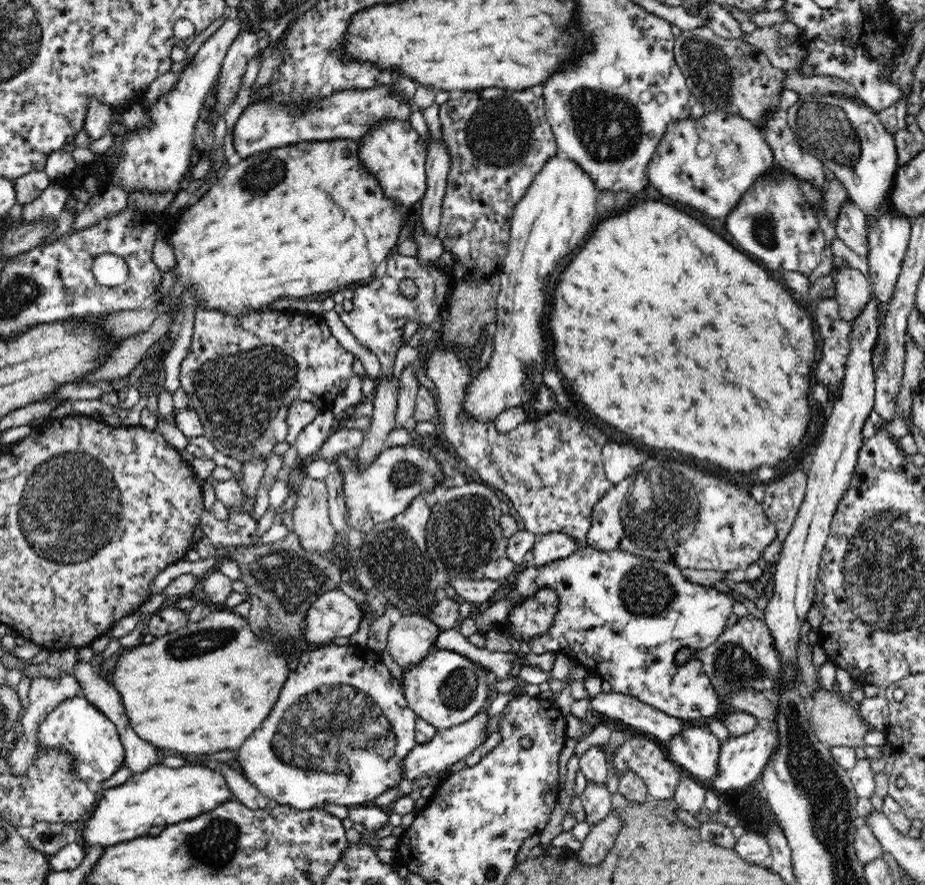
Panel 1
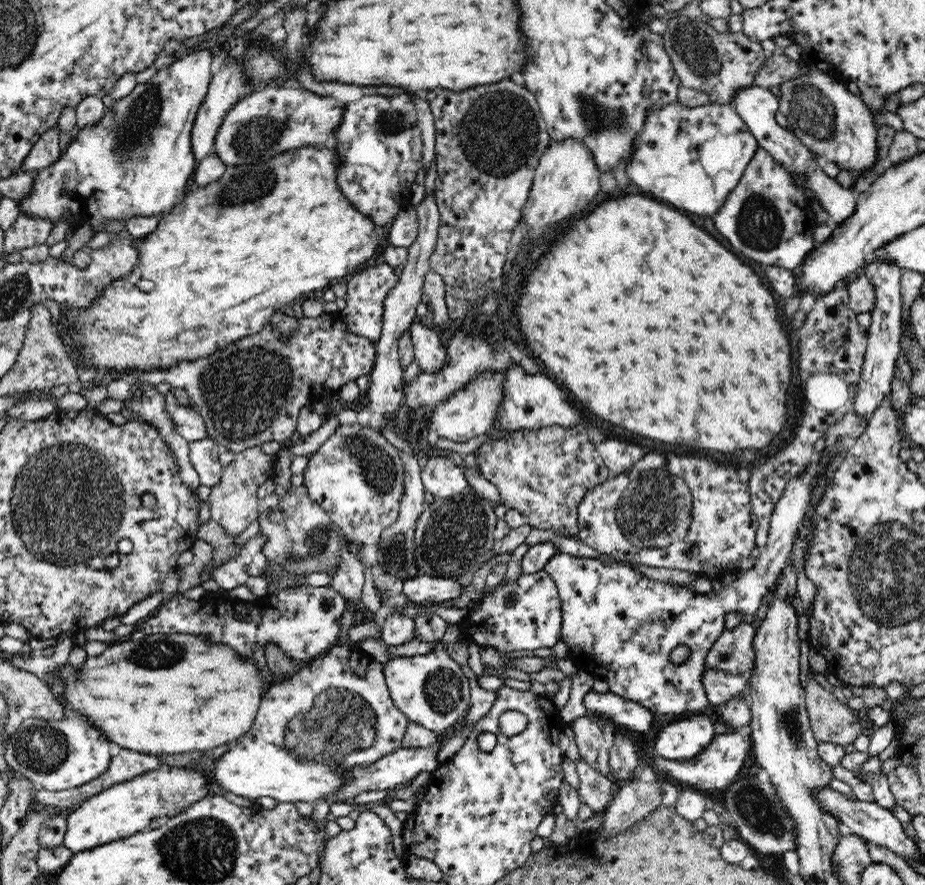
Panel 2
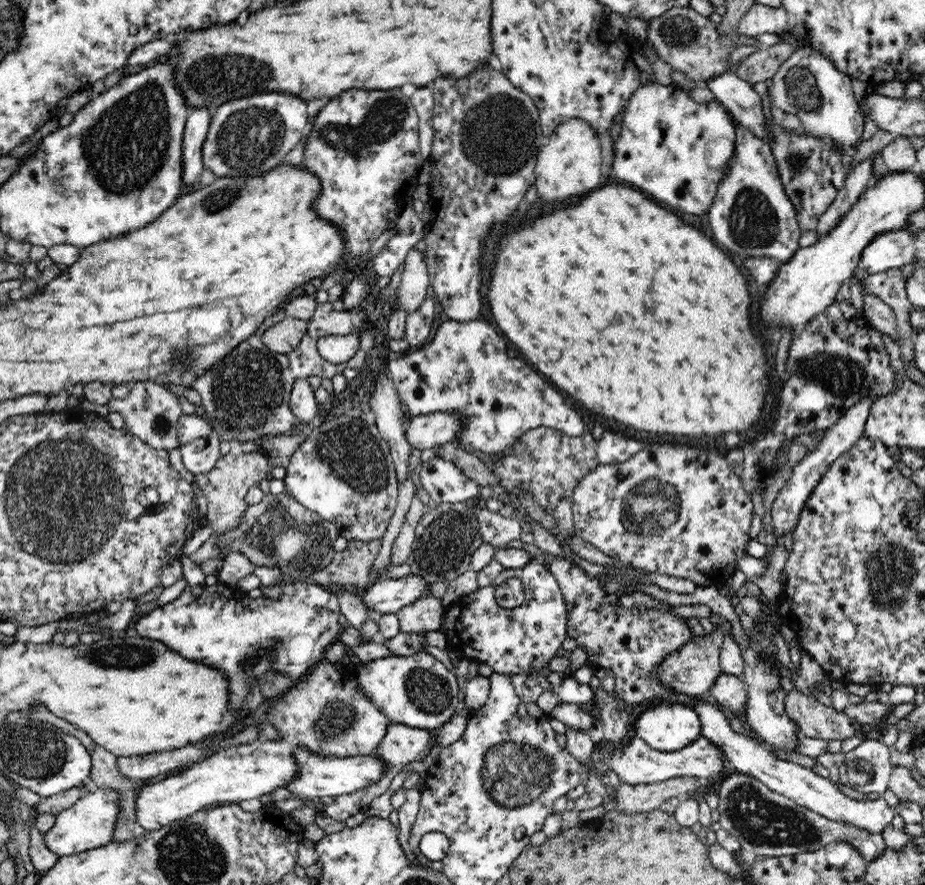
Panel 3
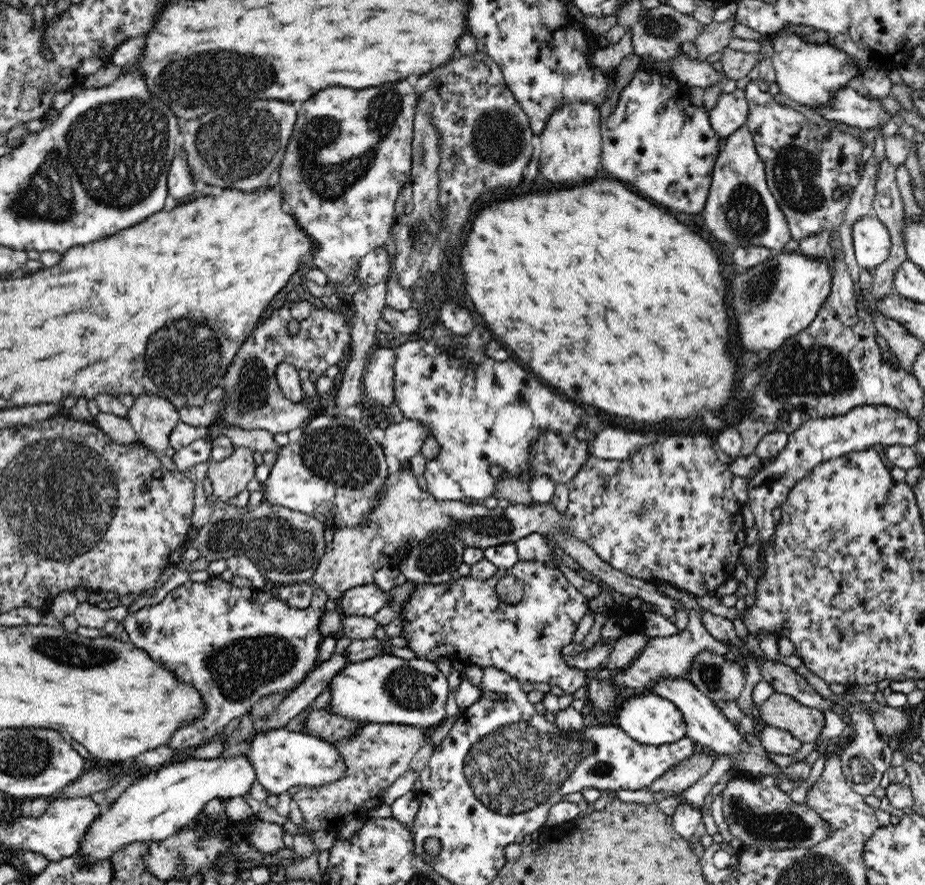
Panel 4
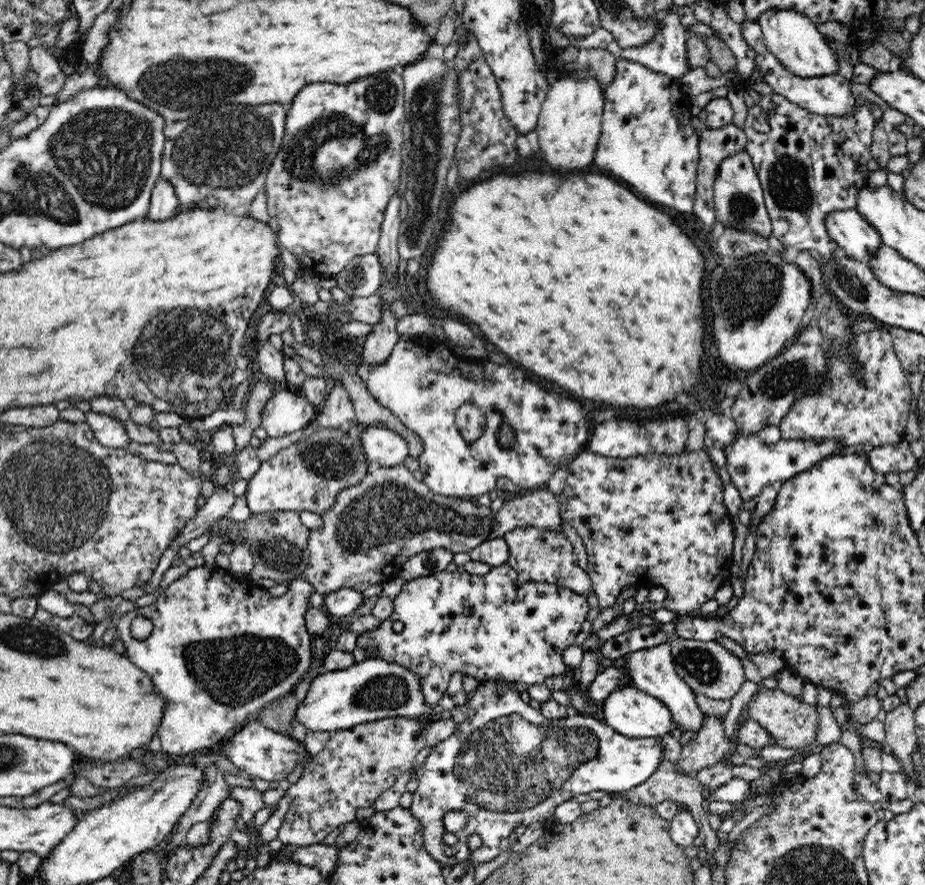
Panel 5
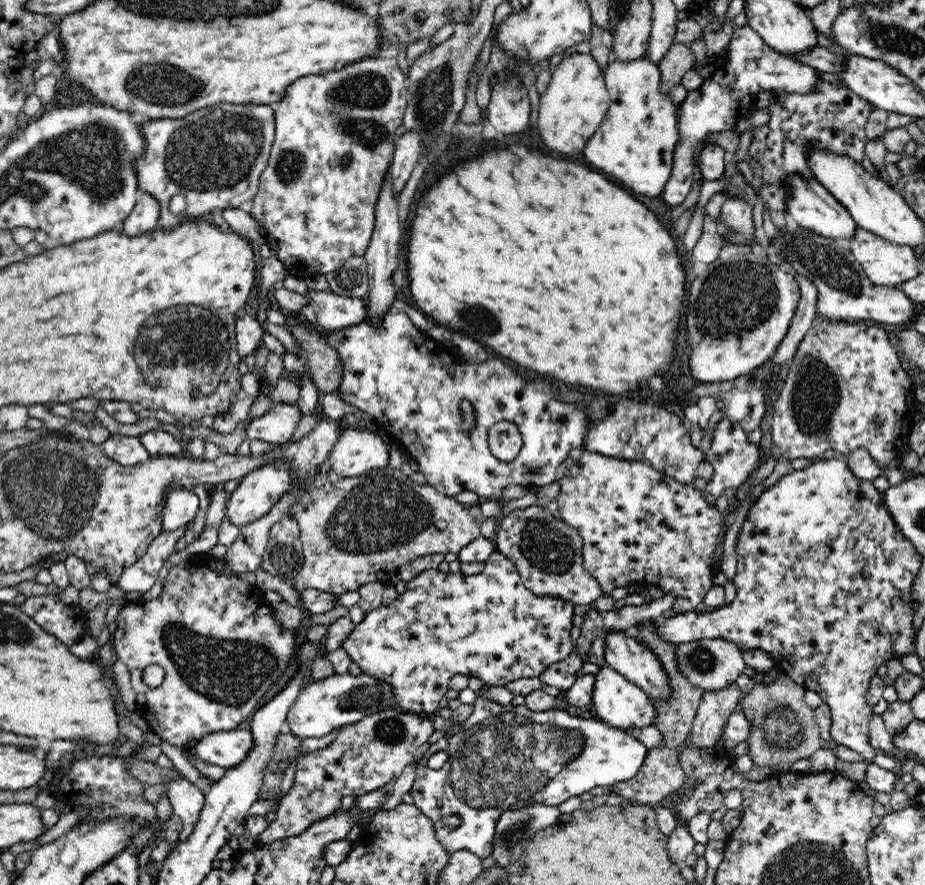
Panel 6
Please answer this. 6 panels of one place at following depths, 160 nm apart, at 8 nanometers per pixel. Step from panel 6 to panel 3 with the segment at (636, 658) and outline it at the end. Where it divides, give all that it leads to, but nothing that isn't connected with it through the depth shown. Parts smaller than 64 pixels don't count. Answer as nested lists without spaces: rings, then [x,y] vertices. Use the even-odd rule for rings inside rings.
[[[693,696],[693,704],[690,708],[696,712],[700,721],[701,737],[714,744],[716,749],[720,750],[726,760],[732,764],[737,773],[756,778],[774,792],[790,798],[799,806],[804,806],[804,808],[812,810],[829,820],[850,823],[865,828],[868,832],[878,833],[881,833],[888,824],[892,823],[894,815],[897,814],[895,808],[887,804],[882,797],[878,800],[865,802],[852,800],[852,798],[848,798],[842,791],[838,790],[839,788],[832,781],[818,776],[811,768],[805,768],[786,760],[778,760],[766,744],[757,742],[750,736],[749,732],[739,734],[734,731],[730,727],[731,714],[718,704],[711,704],[704,700],[704,697]]]

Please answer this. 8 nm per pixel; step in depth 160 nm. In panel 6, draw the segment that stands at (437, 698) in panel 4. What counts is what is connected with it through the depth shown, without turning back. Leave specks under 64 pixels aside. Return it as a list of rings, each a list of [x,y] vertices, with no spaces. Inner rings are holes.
[[[350,673],[334,674],[304,687],[288,711],[285,729],[300,739],[321,738],[330,734],[334,728],[358,722],[368,714],[395,707],[397,706],[392,698],[390,684],[376,681],[374,677],[364,673],[356,677]]]

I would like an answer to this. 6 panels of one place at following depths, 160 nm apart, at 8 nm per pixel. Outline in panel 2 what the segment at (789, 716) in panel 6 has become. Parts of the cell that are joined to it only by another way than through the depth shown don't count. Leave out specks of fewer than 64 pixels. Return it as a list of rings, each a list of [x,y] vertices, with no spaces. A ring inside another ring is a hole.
[[[813,675],[810,679],[804,690],[804,700],[815,739],[819,743],[852,745],[862,733],[859,714],[822,688],[821,678]]]

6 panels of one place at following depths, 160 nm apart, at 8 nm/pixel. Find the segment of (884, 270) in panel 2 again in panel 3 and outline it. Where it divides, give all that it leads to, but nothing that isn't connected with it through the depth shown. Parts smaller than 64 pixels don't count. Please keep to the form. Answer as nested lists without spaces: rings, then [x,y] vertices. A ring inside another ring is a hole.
[[[864,398],[864,402],[858,402],[852,408],[846,411],[846,414],[838,422],[835,422],[820,442],[815,446],[813,451],[808,452],[798,463],[793,467],[792,474],[786,482],[786,485],[780,490],[778,496],[772,505],[772,536],[779,538],[783,534],[790,534],[794,531],[796,526],[796,518],[800,516],[800,510],[804,508],[806,498],[812,492],[812,488],[816,486],[822,474],[828,470],[828,466],[842,455],[844,451],[850,450],[853,444],[862,436],[861,427],[866,424],[866,418],[870,414],[870,406],[875,400],[871,398]]]

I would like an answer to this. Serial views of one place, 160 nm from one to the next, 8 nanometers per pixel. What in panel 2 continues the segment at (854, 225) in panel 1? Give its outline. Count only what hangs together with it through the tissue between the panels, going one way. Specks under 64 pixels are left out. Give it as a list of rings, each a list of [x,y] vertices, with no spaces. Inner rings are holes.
[[[752,84],[738,88],[729,104],[734,105],[736,113],[746,123],[748,130],[754,135],[760,147],[765,148],[778,162],[781,162],[789,173],[797,172],[805,178],[807,187],[815,192],[817,200],[837,223],[844,222],[844,219],[852,214],[856,206],[856,198],[854,198],[852,189],[844,188],[836,179],[828,177],[822,171],[822,161],[817,159],[818,156],[815,156],[794,133],[785,129],[779,117],[778,96],[771,93],[769,88]]]

